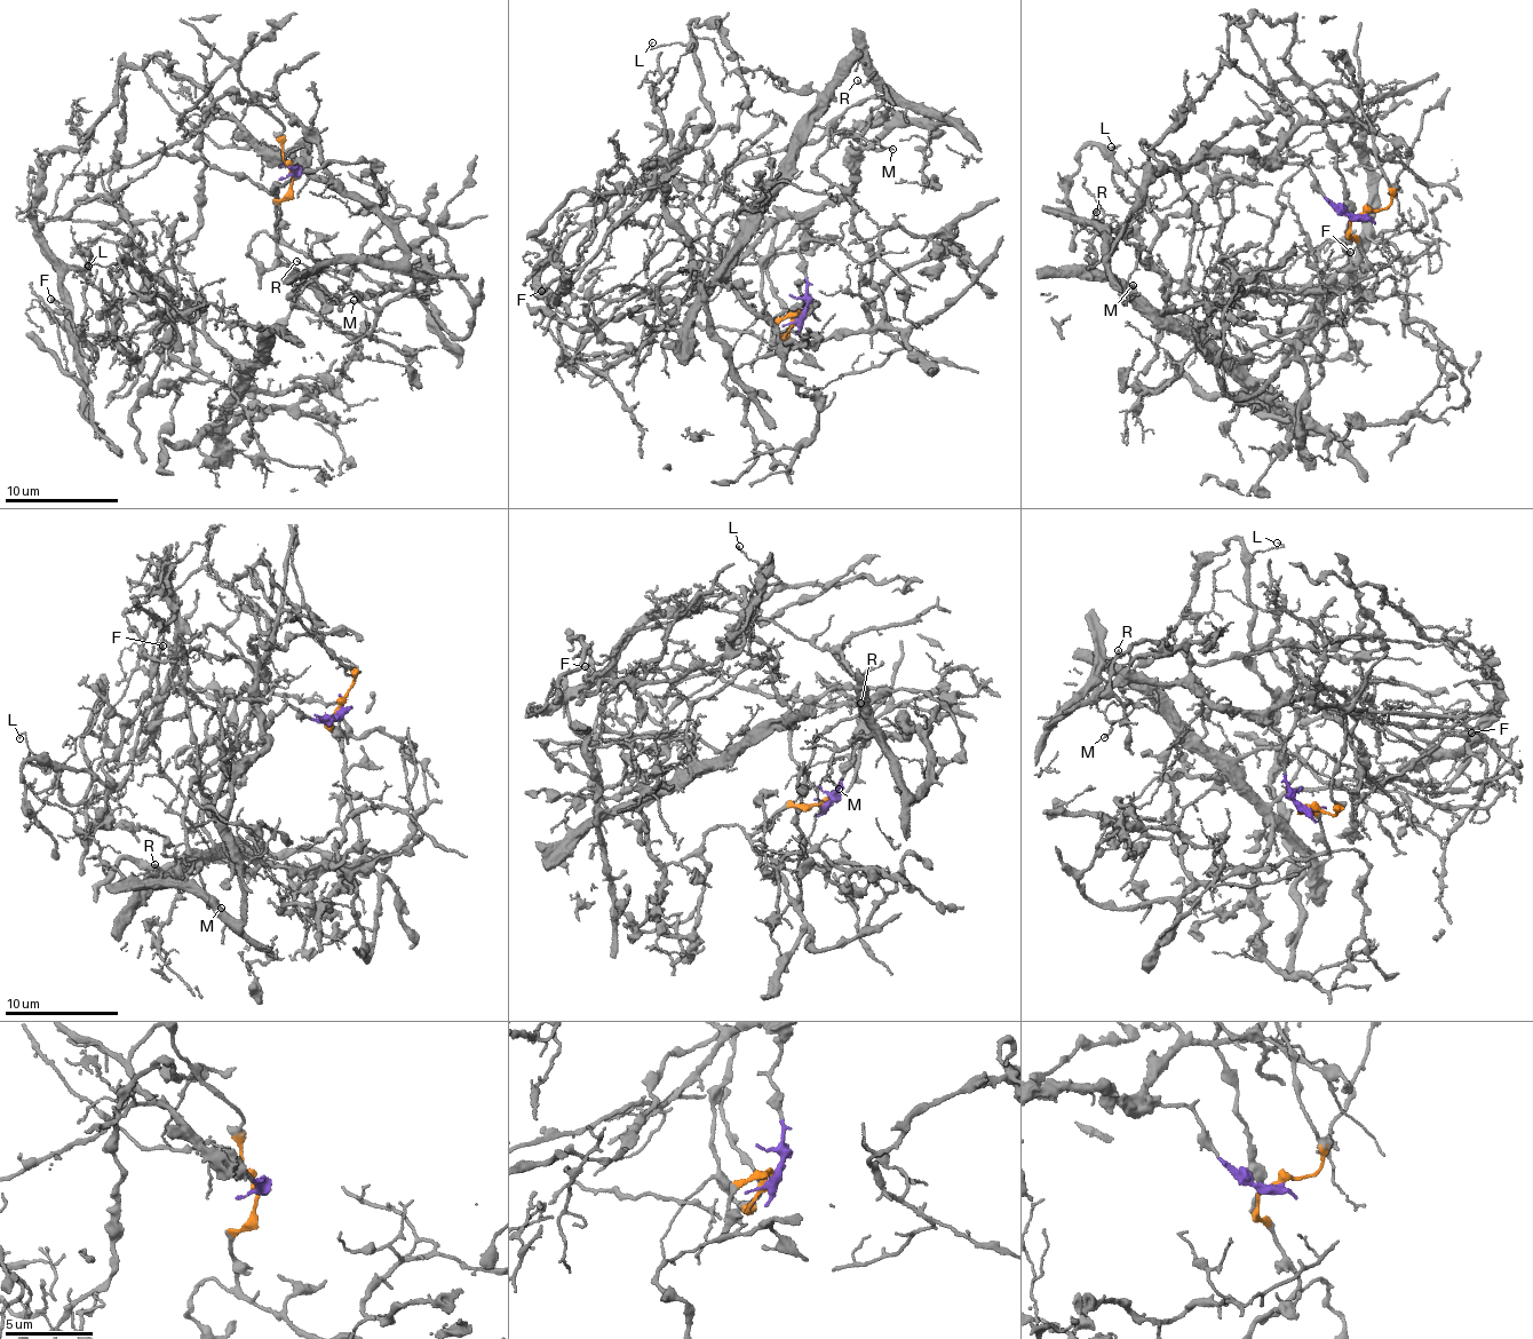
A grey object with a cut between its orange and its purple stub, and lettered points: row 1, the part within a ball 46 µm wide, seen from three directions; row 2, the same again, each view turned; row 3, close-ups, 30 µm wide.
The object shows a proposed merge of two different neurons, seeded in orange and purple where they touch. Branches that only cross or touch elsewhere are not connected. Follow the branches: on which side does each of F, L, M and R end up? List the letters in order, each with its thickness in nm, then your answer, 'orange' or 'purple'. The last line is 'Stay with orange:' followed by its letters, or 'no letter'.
F: 240 nm thick; orange
L: 90 nm thick; orange
M: 120 nm thick; purple
R: 100 nm thick; purple
Stay with orange: F, L

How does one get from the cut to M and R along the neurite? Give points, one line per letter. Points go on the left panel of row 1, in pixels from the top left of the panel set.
M: (291, 168), (272, 148), (306, 145), (311, 173), (366, 198), (403, 254), (317, 272), (339, 304), (355, 300)
R: (291, 168), (272, 148), (279, 158), (306, 145), (301, 159), (366, 198), (403, 256), (298, 261)

